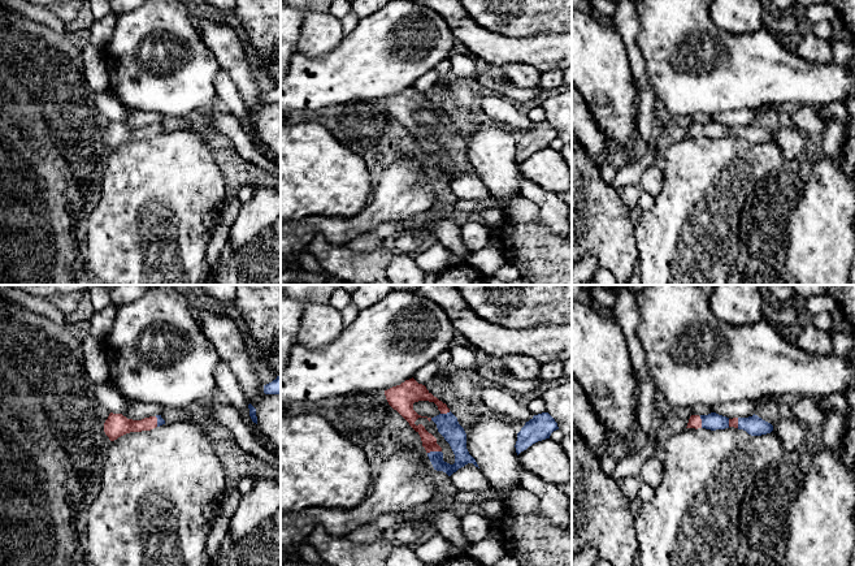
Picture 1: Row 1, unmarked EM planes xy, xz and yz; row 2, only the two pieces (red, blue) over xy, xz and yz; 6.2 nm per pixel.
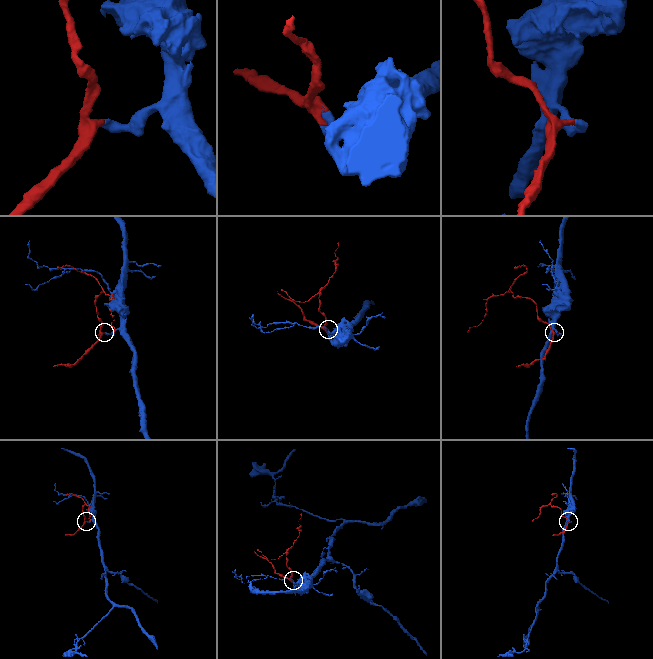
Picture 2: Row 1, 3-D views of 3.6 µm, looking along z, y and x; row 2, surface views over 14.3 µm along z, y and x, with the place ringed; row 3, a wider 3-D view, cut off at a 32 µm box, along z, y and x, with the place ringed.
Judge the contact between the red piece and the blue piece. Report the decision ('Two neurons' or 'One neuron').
One neuron

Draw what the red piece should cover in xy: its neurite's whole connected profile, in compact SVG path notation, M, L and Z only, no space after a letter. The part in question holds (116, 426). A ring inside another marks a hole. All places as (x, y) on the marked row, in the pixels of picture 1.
M110 412L104 423L104 432L110 441L114 441L126 433L151 431L162 424L165 424L165 420L161 415L144 418L142 420L133 420L127 419L122 414Z

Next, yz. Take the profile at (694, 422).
M711 412L708 415L691 415L686 428L706 428L711 431L725 429L729 427L734 427L738 429L746 431L751 436L761 436L771 433L773 431L773 425L758 415L752 415L748 418L733 418L729 419L726 416L719 415L716 412Z

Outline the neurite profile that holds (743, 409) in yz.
M764 399L752 402L752 401L741 401L741 402L728 402L722 405L712 406L712 411L726 416L729 419L733 418L748 418L756 412L759 405L765 402Z

